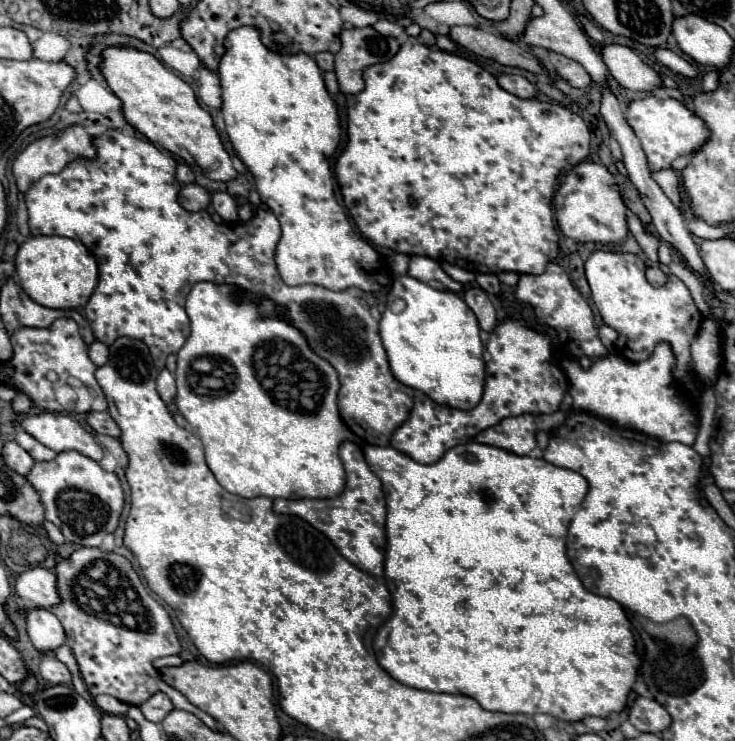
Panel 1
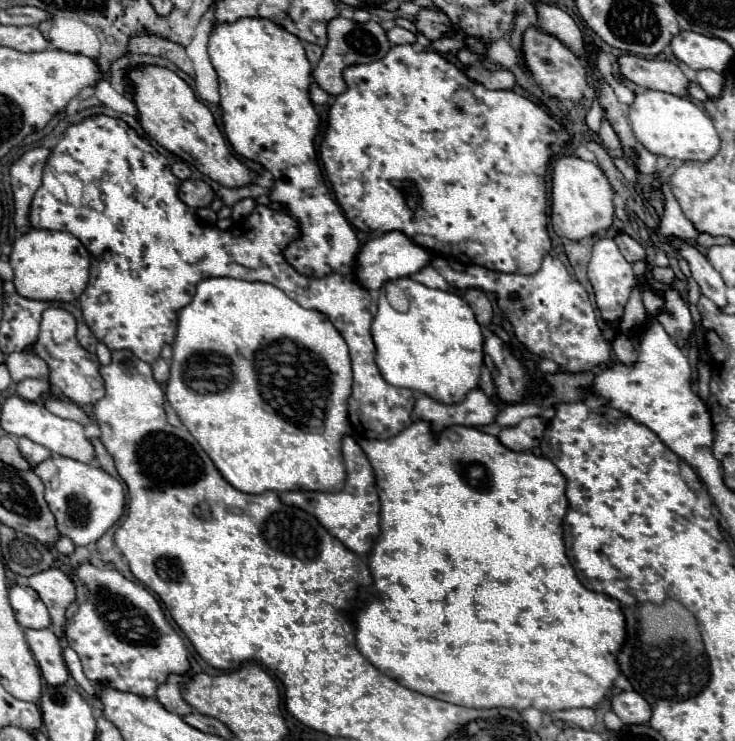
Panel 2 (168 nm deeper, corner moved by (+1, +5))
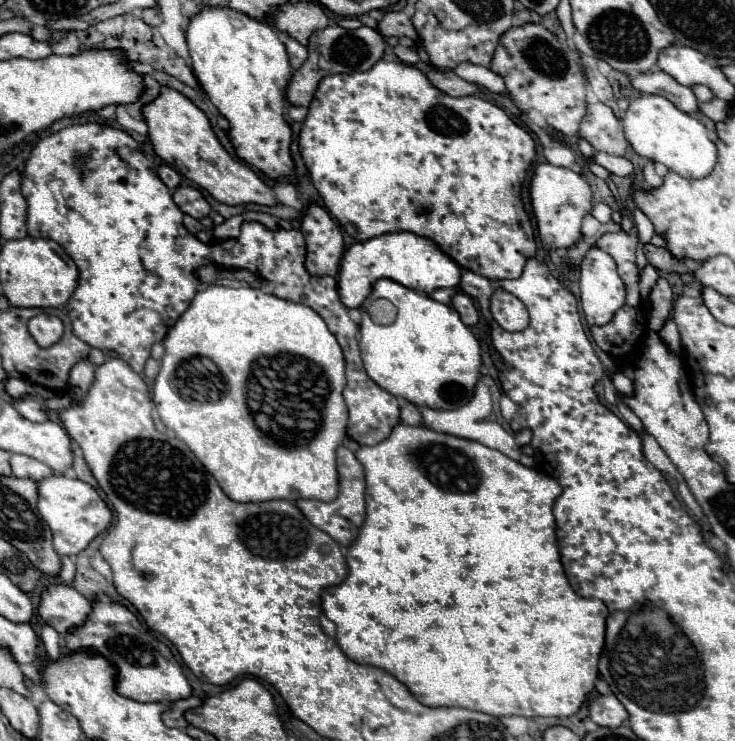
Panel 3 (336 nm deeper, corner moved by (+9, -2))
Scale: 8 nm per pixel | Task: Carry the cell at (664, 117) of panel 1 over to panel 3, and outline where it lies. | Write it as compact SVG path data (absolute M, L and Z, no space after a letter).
M647 94L631 100L623 126L629 144L639 156L661 162L683 178L705 178L717 162L717 146L709 138L707 128L697 118L675 108L675 104L663 96Z

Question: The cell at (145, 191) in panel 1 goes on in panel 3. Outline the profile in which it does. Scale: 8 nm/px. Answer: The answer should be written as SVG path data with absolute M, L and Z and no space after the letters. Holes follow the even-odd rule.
M75 124L69 128L63 128L47 138L41 138L35 148L31 150L31 156L25 162L25 170L21 174L21 194L27 200L27 232L29 236L47 236L53 238L79 268L79 284L69 298L67 314L71 318L73 334L81 338L91 348L103 350L109 358L123 358L135 372L143 372L143 366L149 358L151 346L155 342L161 342L173 322L189 308L189 302L195 296L195 290L199 286L199 280L195 276L195 270L205 264L217 264L223 268L247 268L251 272L257 272L261 278L265 278L271 286L275 286L275 296L301 302L309 308L313 308L329 326L329 330L335 334L339 346L345 354L345 368L347 368L347 388L343 392L347 408L349 408L349 424L347 434L365 446L373 446L381 440L385 440L393 426L401 422L399 418L399 404L393 394L379 388L365 372L363 360L359 356L359 344L357 344L357 324L347 316L347 308L341 304L337 294L337 282L331 276L311 276L305 268L305 238L299 230L285 230L279 228L277 232L267 230L265 226L257 222L245 222L241 228L239 238L231 240L219 240L213 244L199 242L193 234L187 232L183 226L183 212L173 202L169 188L161 182L161 178L155 172L155 164L147 160L139 148L137 142L123 130L101 126L101 124ZM59 178L63 180L63 196L67 204L67 214L57 212L57 202L51 196L51 190L47 184Z

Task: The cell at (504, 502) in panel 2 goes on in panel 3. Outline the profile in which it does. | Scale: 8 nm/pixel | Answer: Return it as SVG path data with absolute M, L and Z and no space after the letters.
M397 424L391 436L375 446L361 446L355 452L357 460L365 468L365 506L367 516L359 528L357 540L347 548L347 578L333 586L329 594L322 594L323 614L337 624L339 648L359 664L371 664L387 670L399 682L403 682L411 694L425 706L461 706L467 710L485 712L491 716L555 716L565 718L575 714L593 690L595 678L599 676L597 660L605 638L607 606L597 598L583 598L573 592L557 548L553 502L561 494L561 486L533 468L507 458L499 450L491 450L479 442L469 442L449 434L433 432L421 426Z

